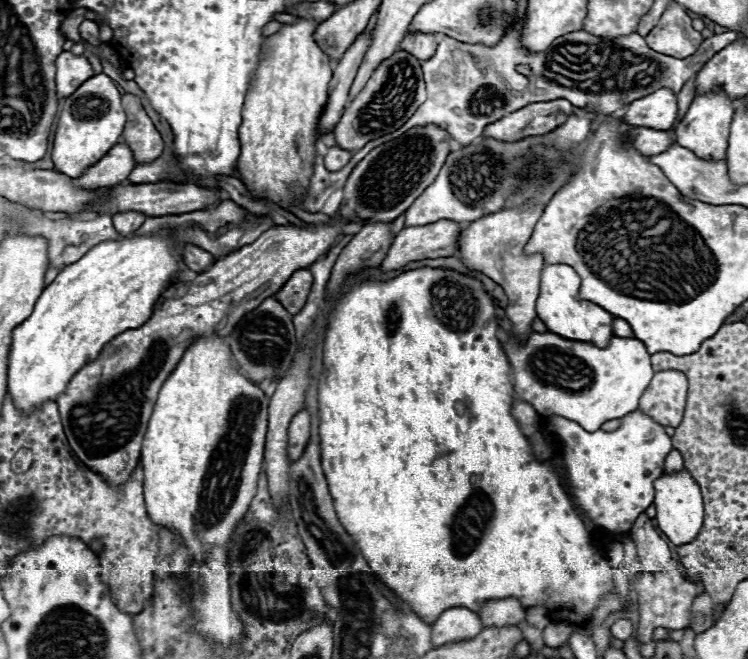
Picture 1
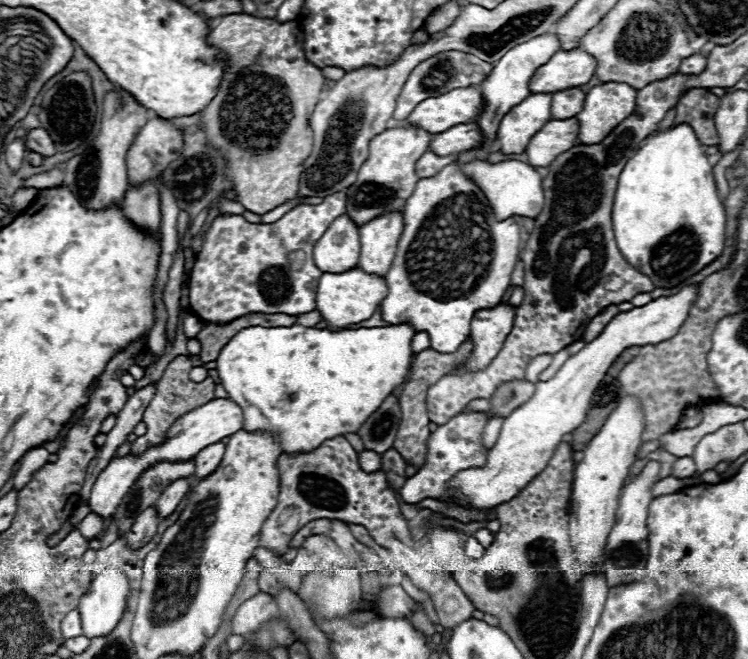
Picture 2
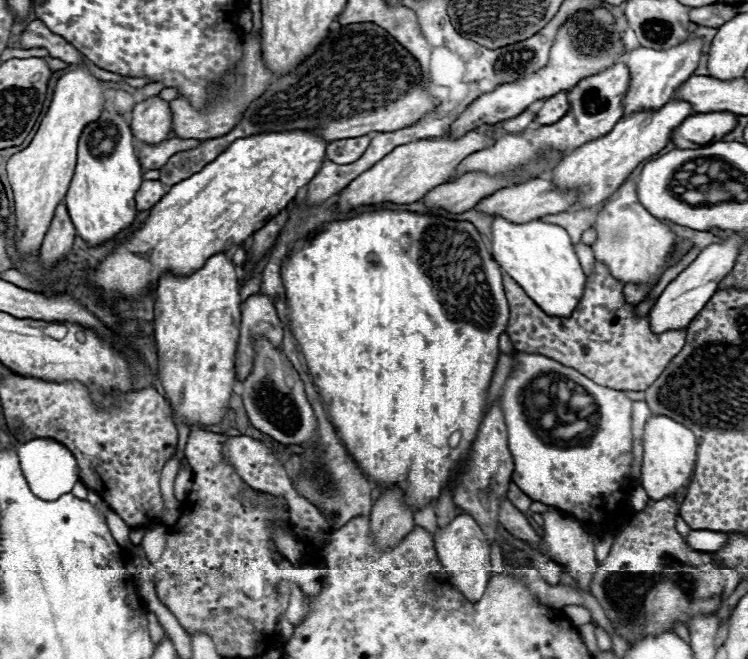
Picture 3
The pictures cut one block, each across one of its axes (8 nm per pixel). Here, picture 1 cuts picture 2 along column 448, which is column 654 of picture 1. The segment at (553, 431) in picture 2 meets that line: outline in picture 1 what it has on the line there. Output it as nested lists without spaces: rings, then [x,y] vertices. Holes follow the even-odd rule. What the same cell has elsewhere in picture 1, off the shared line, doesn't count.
[[[682,468],[672,474],[664,472],[660,478],[656,478],[654,488],[656,488],[654,506],[656,506],[658,528],[676,546],[692,542],[698,536],[698,532],[702,528],[702,520],[704,520],[704,502],[702,502],[702,492],[700,492],[698,482],[692,478],[692,474],[686,468]]]

